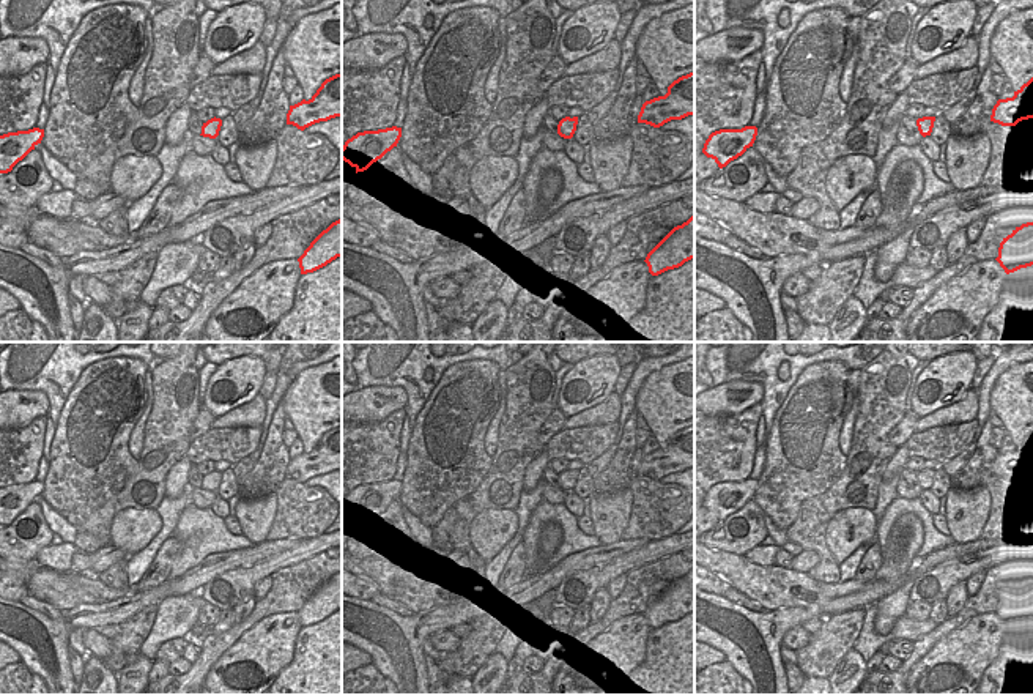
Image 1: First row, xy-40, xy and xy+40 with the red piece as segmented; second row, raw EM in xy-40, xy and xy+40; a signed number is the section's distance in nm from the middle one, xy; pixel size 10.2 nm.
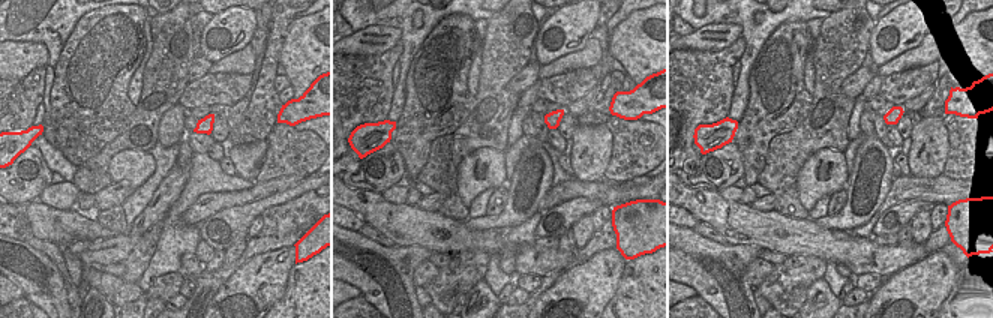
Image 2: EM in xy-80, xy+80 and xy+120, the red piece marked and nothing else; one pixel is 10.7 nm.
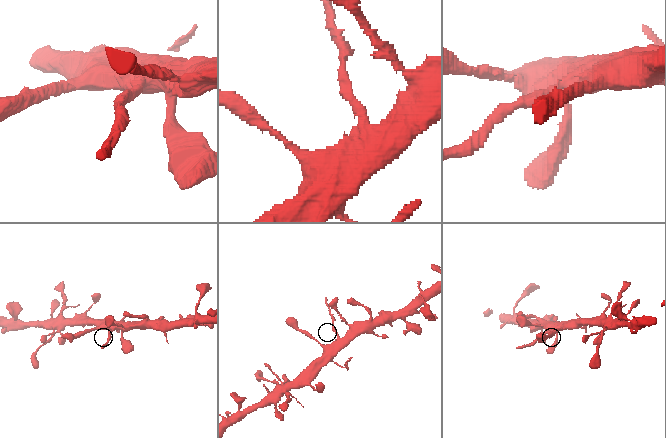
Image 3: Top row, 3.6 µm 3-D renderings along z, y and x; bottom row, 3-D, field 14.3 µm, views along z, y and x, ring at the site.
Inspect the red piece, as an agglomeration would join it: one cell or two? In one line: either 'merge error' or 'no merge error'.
merge error

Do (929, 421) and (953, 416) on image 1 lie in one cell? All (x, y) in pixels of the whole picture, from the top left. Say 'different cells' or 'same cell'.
same cell

